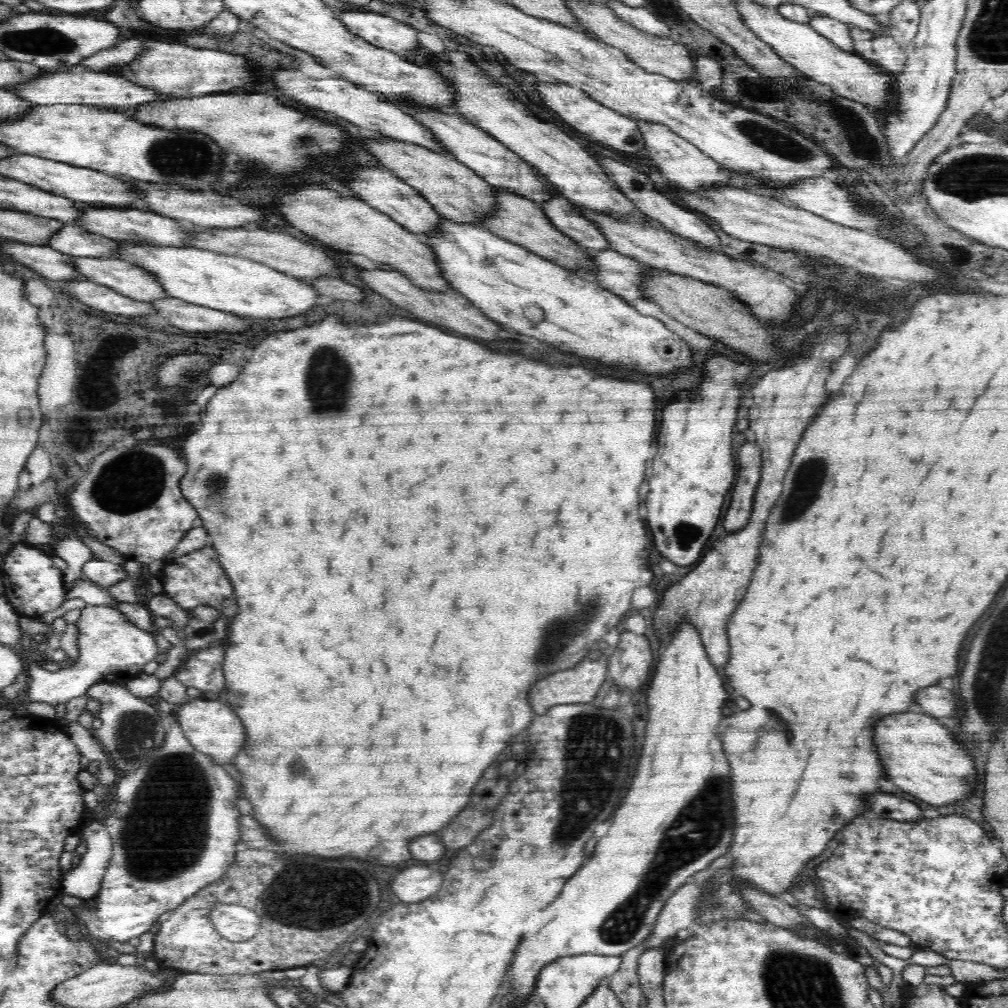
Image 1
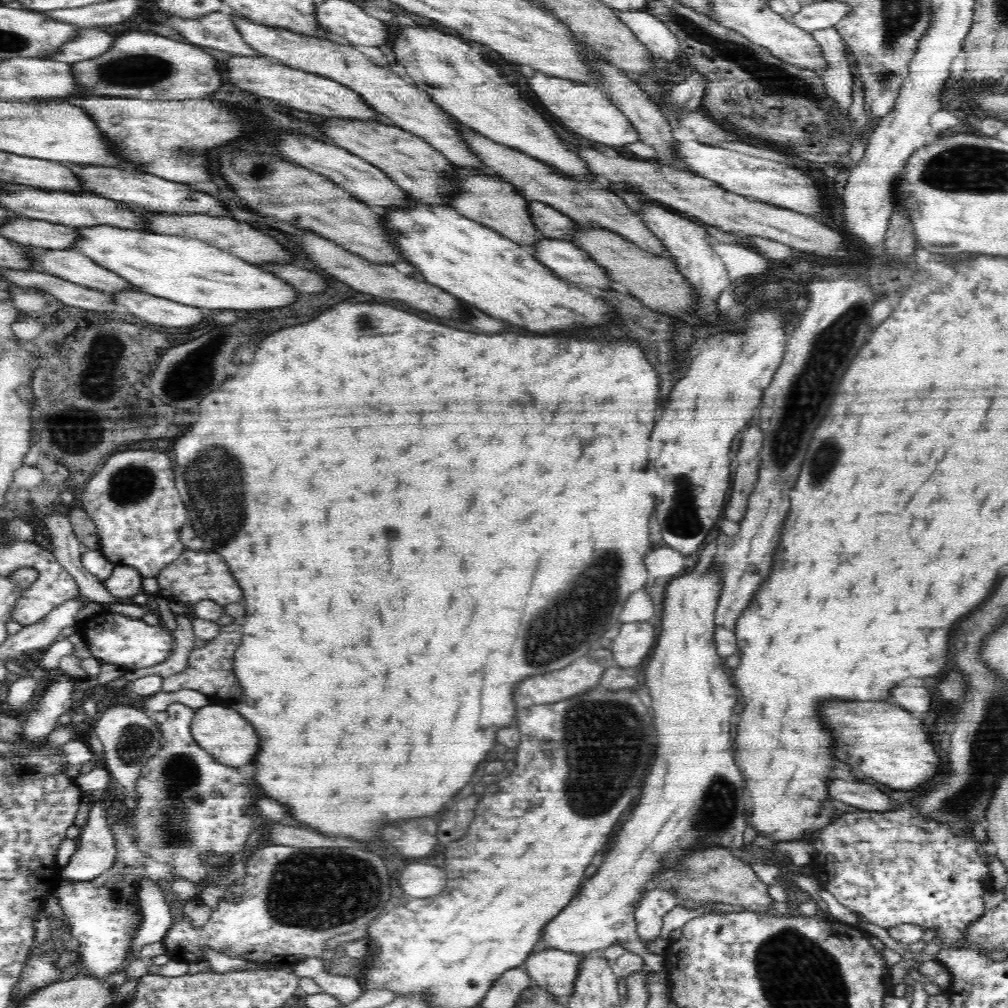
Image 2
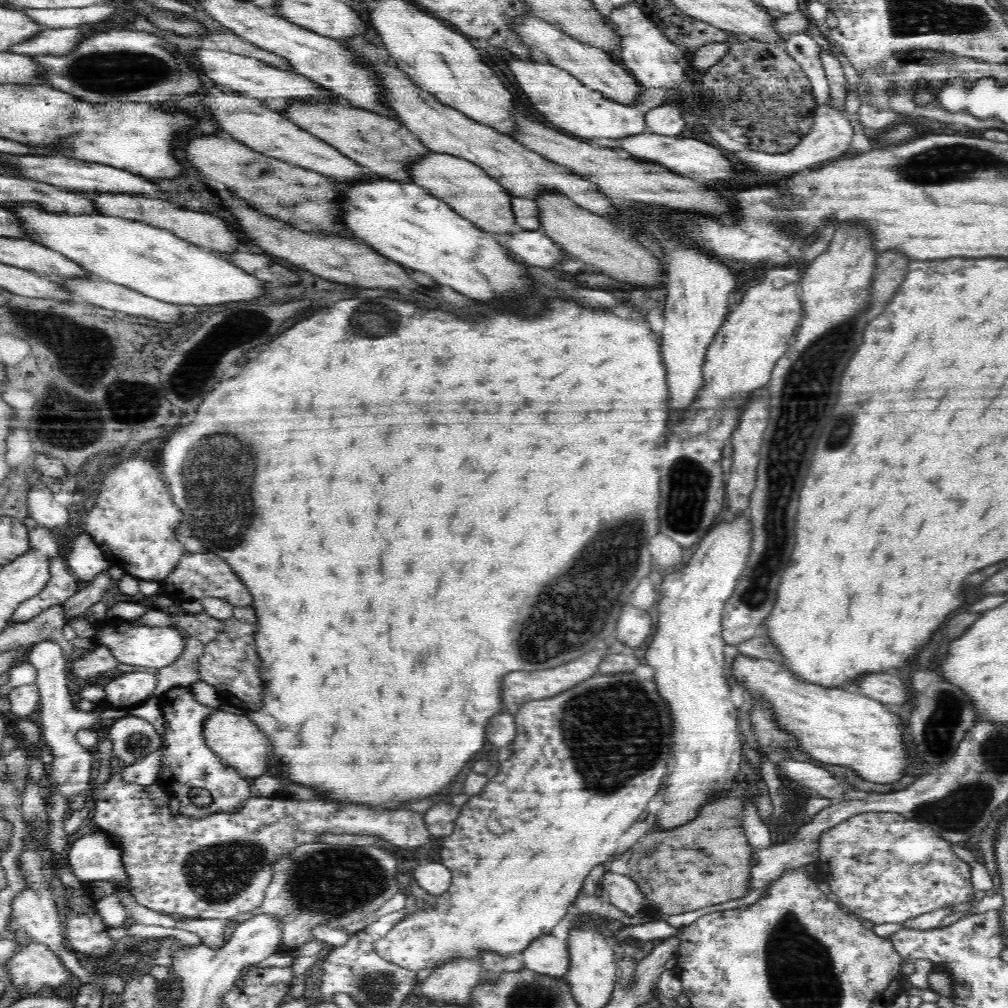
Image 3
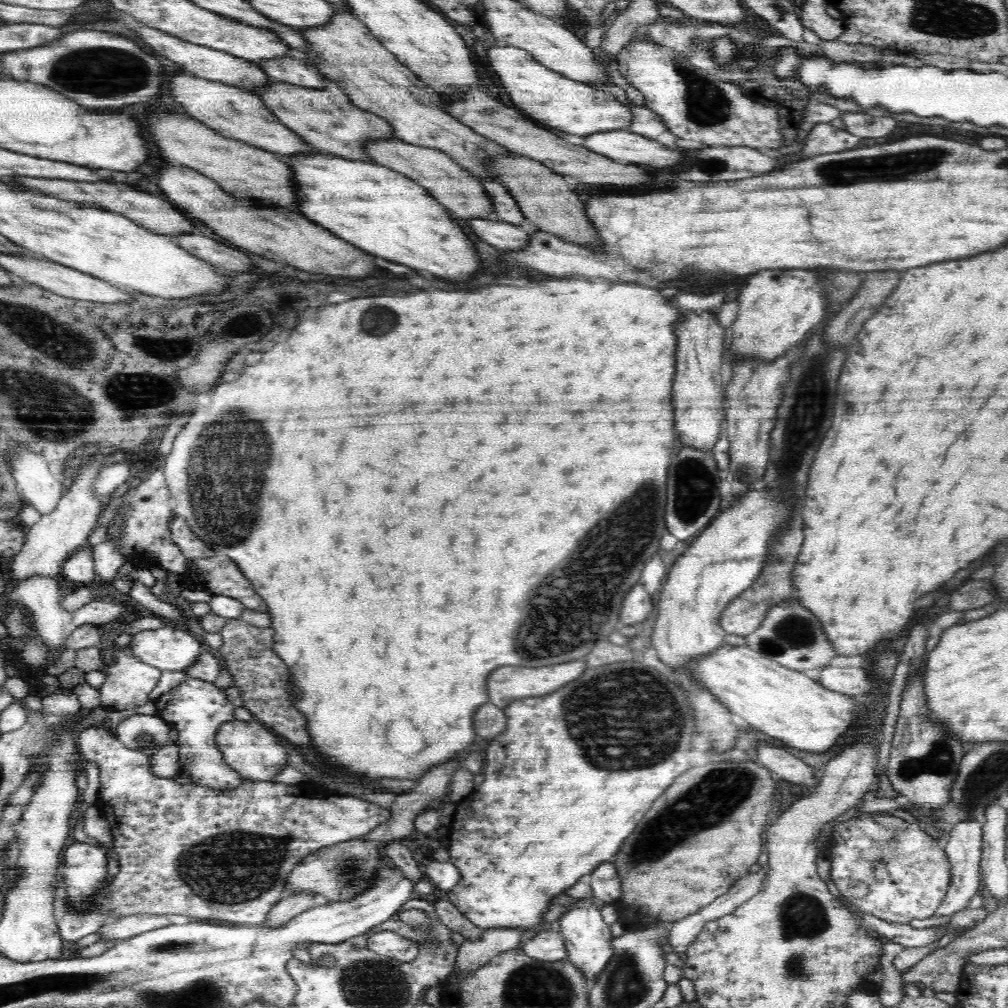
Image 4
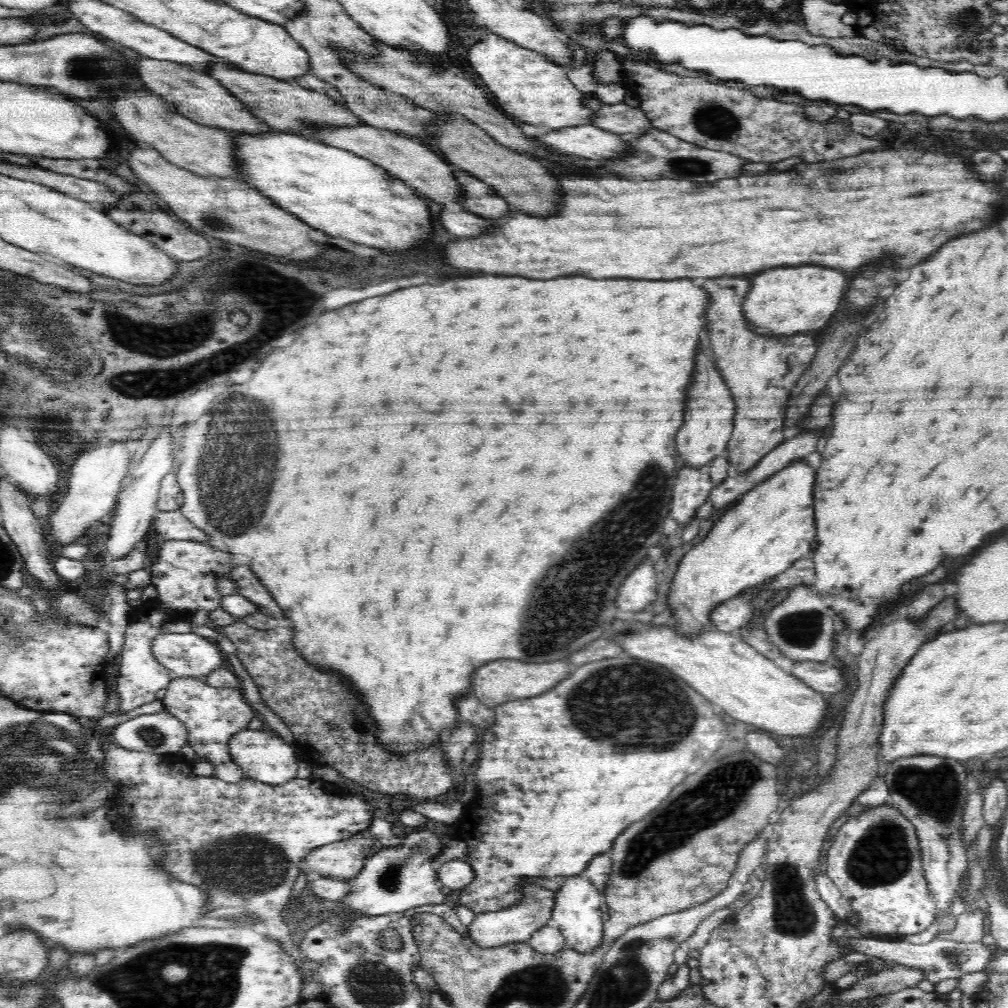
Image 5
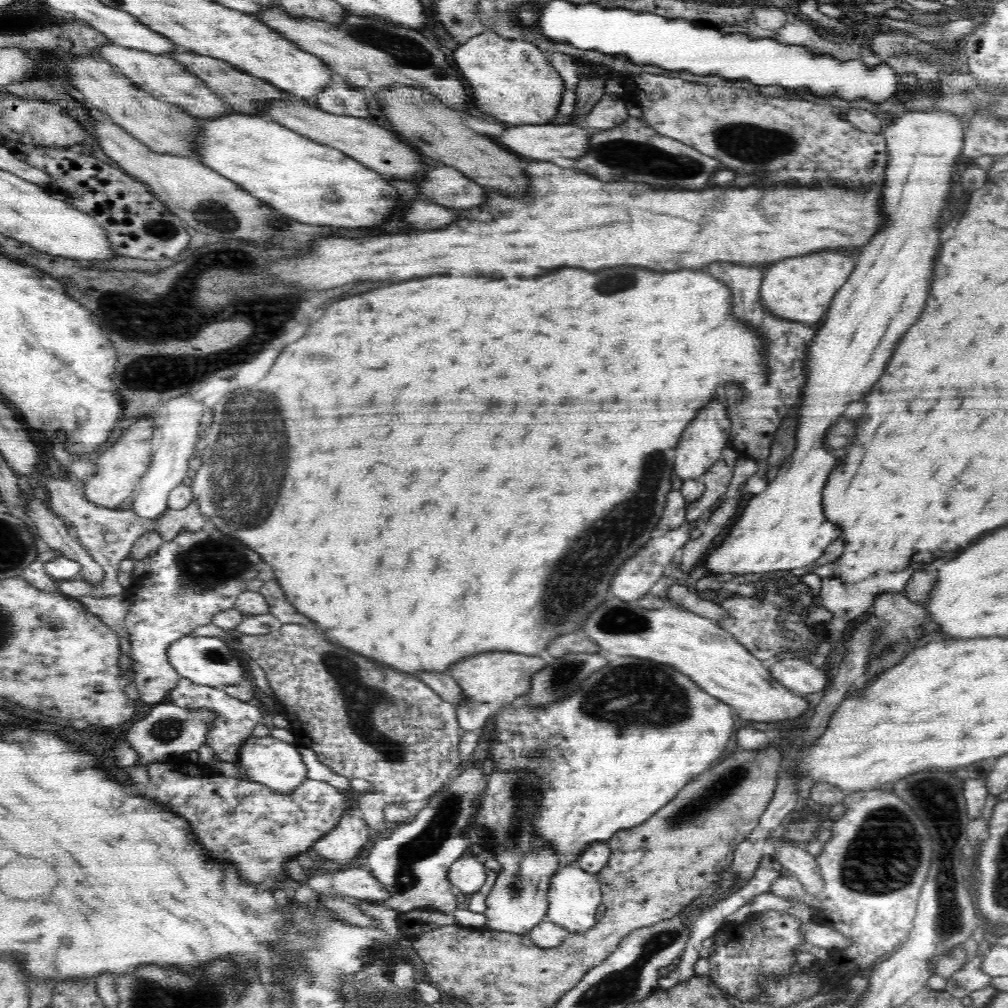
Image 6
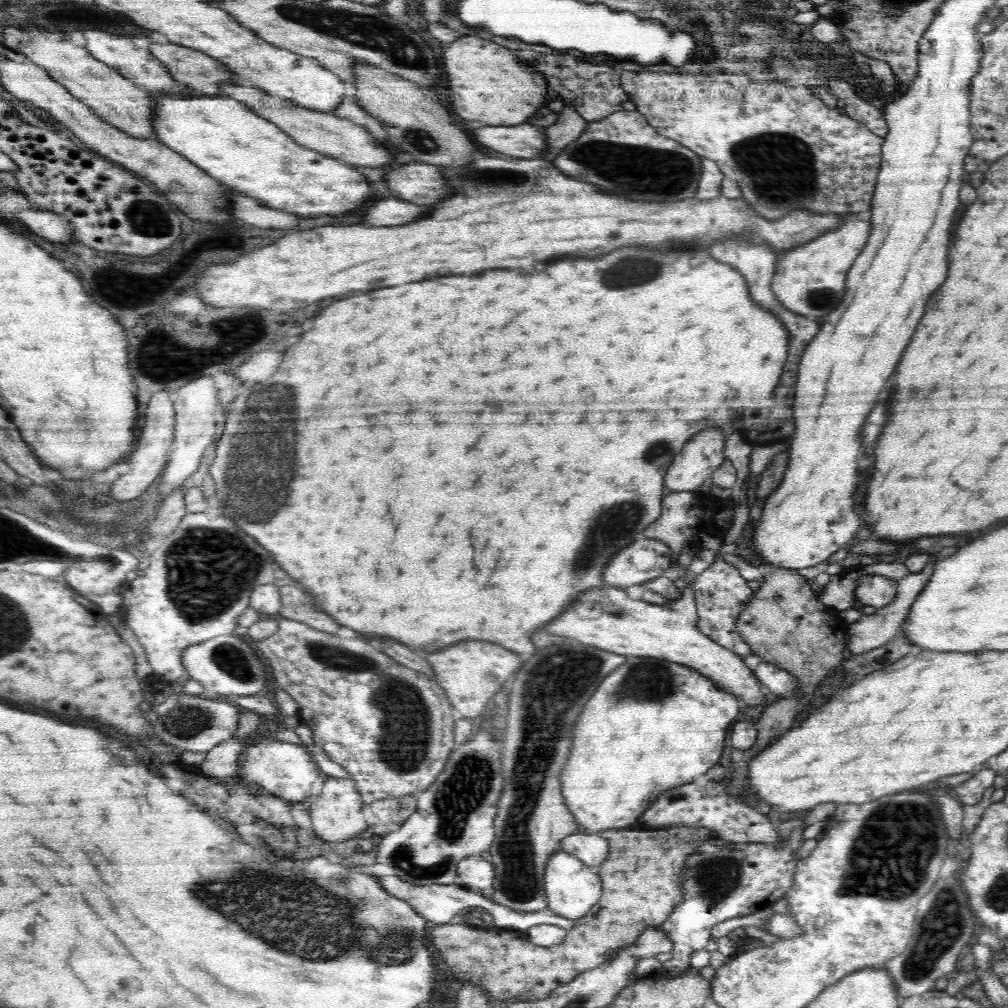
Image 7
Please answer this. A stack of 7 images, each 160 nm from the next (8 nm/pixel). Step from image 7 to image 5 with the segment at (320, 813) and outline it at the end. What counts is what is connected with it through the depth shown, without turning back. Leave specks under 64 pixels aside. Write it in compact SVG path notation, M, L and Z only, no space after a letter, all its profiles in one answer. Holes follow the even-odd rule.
M368 830L357 832L337 843L315 848L300 864L301 874L314 871L320 876L350 881L377 847L375 837Z

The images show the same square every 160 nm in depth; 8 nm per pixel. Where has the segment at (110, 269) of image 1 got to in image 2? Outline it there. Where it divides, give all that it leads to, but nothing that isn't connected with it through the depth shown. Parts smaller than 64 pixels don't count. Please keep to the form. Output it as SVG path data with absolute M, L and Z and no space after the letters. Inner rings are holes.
M33 247L27 260L34 267L34 271L110 294L123 291L128 285L132 285L73 248L50 250Z

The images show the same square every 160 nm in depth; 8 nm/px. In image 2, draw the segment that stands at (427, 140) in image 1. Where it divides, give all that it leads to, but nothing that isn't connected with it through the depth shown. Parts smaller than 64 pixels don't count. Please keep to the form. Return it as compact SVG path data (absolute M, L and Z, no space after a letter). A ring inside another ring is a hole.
M234 55L228 58L226 62L226 80L234 84L240 90L290 104L292 108L312 112L327 118L338 119L360 119L370 121L380 121L383 116L372 110L359 95L350 88L346 88L340 82L324 78L300 69L290 68L282 64L268 64L268 58L255 55L246 57L243 55Z

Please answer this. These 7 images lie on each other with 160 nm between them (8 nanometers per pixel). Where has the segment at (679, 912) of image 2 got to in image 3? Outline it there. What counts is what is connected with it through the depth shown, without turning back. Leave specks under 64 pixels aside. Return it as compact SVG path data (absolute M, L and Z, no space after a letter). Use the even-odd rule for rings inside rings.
M578 896L575 902L571 904L570 914L597 914L598 916L607 917L608 919L618 919L624 925L640 925L654 920L664 920L666 916L658 916L658 918L649 917L644 912L636 915L628 915L623 910L616 908L606 896Z

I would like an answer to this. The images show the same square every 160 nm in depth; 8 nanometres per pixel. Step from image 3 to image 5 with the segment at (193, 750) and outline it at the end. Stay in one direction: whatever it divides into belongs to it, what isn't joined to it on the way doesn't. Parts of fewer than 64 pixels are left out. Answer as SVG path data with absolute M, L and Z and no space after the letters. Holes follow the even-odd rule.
M176 677L168 684L164 698L161 700L164 708L168 709L172 715L182 721L188 729L188 744L194 749L198 758L210 761L215 768L214 777L228 783L237 783L246 778L244 771L238 766L230 756L230 739L236 734L248 729L248 724L254 720L254 709L243 697L241 690L235 688L216 688L208 684L201 677Z

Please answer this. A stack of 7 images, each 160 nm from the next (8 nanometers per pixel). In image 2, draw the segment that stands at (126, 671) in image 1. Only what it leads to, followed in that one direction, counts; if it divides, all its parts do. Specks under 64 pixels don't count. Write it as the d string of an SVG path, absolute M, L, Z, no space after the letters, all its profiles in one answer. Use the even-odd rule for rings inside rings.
M104 611L84 620L78 626L84 642L98 662L116 664L121 670L148 668L163 663L174 649L174 637L163 627L150 626L142 619ZM44 673L43 693L29 716L23 722L24 741L29 744L44 744L48 734L58 725L58 718L69 713L76 681L58 673Z

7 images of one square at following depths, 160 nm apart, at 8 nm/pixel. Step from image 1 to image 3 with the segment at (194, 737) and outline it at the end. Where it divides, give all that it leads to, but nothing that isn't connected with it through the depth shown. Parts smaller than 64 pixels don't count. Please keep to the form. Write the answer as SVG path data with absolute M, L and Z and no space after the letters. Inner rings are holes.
M217 709L216 712L212 712L212 716L208 716L203 729L207 746L220 757L225 765L236 769L242 777L249 780L266 775L271 744L264 731L258 728L246 714L236 715Z

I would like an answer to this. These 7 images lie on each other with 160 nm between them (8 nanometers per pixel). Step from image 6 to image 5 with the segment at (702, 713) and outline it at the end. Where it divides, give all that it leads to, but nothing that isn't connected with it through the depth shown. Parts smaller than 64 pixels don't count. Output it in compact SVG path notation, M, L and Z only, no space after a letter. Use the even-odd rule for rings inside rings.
M620 654L616 658L610 657L583 664L574 674L570 672L568 678L563 678L560 684L556 683L555 686L556 688L551 688L538 696L516 699L494 707L494 722L488 726L483 736L479 759L476 760L478 767L475 772L477 794L478 790L480 790L480 794L476 798L474 808L478 808L478 810L472 810L472 807L466 806L456 822L456 824L468 824L468 826L458 826L458 832L460 832L460 840L466 840L466 844L468 844L470 858L467 858L466 861L472 865L476 873L476 878L466 888L461 889L459 902L473 910L475 914L499 911L517 903L523 896L520 896L521 892L518 892L520 888L516 888L516 886L526 884L526 876L543 876L544 878L563 876L566 878L570 875L579 875L590 864L593 856L606 853L612 848L612 842L619 834L622 834L623 830L626 830L626 826L642 820L652 810L656 810L670 796L670 792L674 790L675 786L682 784L690 774L698 772L704 764L710 761L710 758L713 760L716 750L728 747L726 724L714 713L710 701L704 700L704 696L696 692L668 667L664 668L664 666L658 666L652 662L644 662L642 659Z

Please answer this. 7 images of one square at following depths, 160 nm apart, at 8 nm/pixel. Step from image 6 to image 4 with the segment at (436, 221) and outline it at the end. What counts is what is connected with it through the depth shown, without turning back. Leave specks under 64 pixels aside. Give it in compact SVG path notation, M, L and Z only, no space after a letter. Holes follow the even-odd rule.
M468 219L462 222L465 224L467 221L470 230L472 230L472 234L476 236L476 238L480 238L480 240L484 240L484 242L488 242L490 246L496 246L496 248L500 248L500 250L522 250L524 246L526 246L526 242L528 242L528 232L524 232L522 228L518 228L518 226L512 226L512 224L502 224L502 222L490 221L489 219Z

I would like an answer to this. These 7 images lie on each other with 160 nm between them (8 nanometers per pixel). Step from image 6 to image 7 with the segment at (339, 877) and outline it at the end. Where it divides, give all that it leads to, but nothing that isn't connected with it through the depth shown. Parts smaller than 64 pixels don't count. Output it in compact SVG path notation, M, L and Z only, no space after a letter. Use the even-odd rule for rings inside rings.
M380 863L380 876L376 877L378 877L378 881L382 883L386 891L402 900L406 899L406 902L414 906L416 911L426 921L436 922L439 925L459 920L462 914L473 912L475 908L486 908L486 904L488 904L488 898L484 897L480 892L456 885L455 883L451 885L435 884L418 886L406 882L404 879L398 877L396 873L392 872L390 865L386 866L386 864L382 863Z

